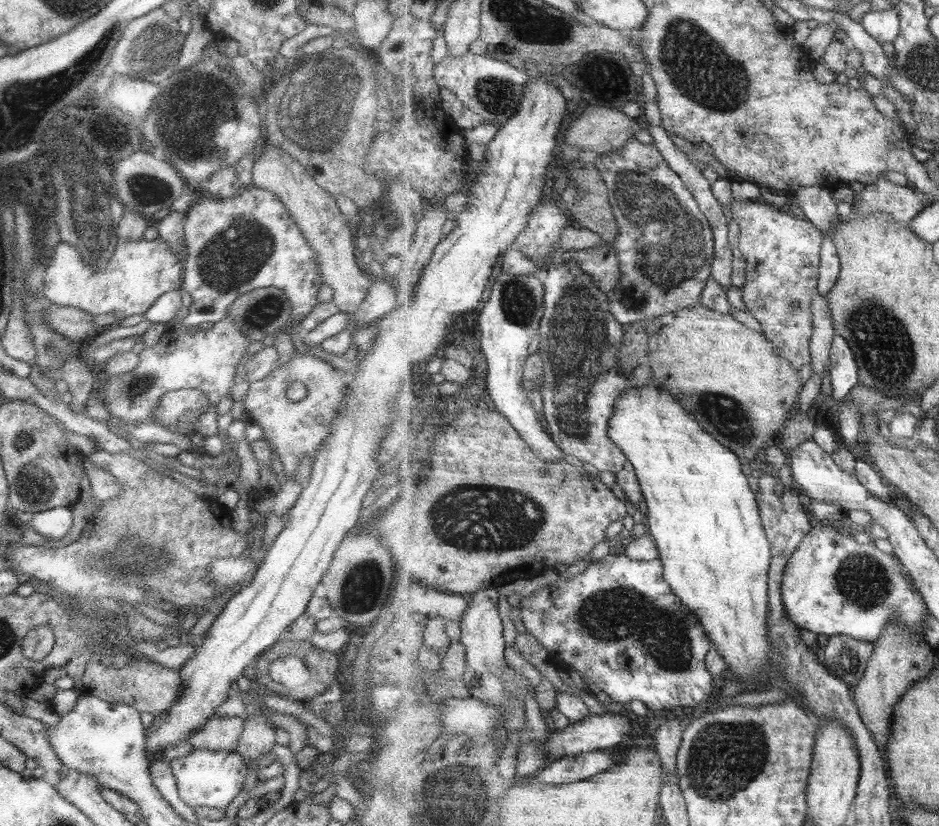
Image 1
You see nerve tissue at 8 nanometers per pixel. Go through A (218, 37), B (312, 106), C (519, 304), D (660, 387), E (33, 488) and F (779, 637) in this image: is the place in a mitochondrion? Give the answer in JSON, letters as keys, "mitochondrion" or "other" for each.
{"A":"other","B":"mitochondrion","C":"mitochondrion","D":"other","E":"mitochondrion","F":"other"}

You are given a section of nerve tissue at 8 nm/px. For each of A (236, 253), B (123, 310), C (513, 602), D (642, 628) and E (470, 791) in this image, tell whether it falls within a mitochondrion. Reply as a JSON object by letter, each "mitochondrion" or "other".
{"A":"mitochondrion","B":"other","C":"other","D":"mitochondrion","E":"mitochondrion"}

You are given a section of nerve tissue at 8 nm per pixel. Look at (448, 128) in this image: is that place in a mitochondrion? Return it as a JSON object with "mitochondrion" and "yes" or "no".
{"mitochondrion":"no"}

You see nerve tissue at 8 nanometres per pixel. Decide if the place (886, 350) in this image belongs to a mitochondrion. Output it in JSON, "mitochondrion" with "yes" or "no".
{"mitochondrion":"yes"}

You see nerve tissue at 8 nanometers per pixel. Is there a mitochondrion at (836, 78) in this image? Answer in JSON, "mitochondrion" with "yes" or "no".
{"mitochondrion":"no"}

